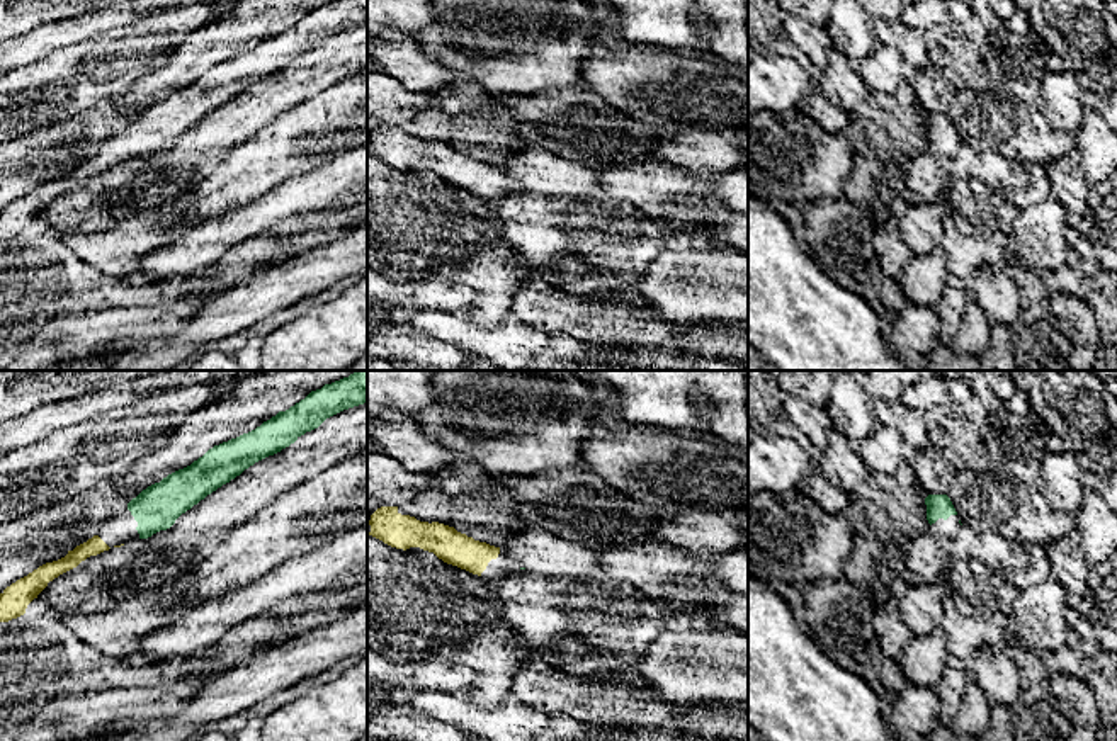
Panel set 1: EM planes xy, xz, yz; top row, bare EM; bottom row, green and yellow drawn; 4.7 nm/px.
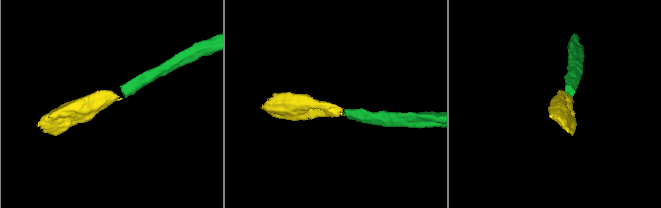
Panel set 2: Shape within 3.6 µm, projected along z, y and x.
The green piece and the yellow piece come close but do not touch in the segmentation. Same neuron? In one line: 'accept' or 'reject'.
accept

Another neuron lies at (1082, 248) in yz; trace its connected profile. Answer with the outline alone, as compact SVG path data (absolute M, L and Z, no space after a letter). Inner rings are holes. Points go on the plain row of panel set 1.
M1068 226L1064 229L1064 238L1073 250L1074 262L1097 260L1097 253L1093 250L1093 245L1078 228Z

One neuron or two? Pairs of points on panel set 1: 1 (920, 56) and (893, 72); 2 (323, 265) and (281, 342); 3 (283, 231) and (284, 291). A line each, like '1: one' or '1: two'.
1: two
2: two
3: two

